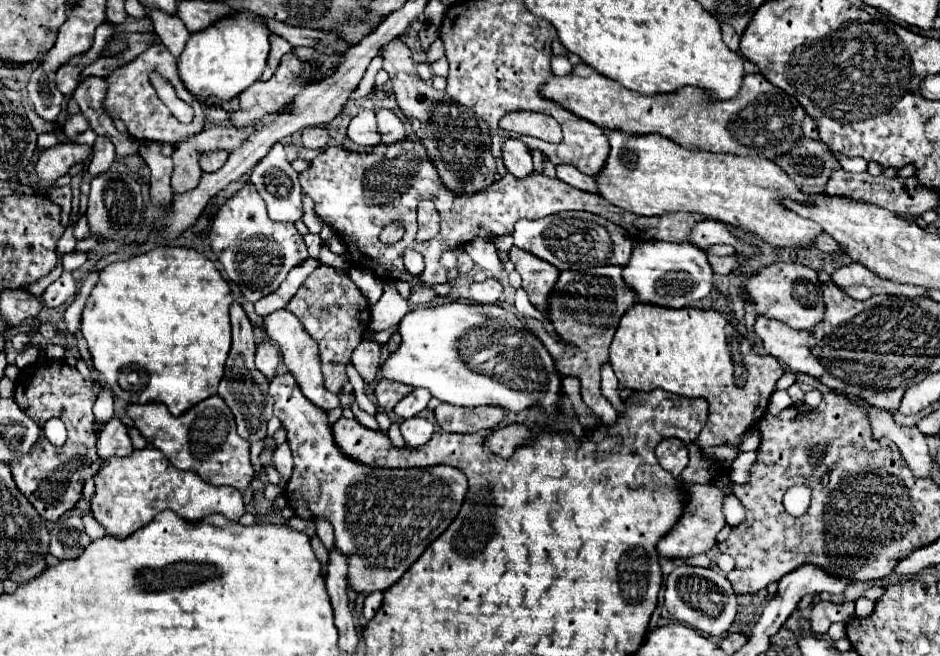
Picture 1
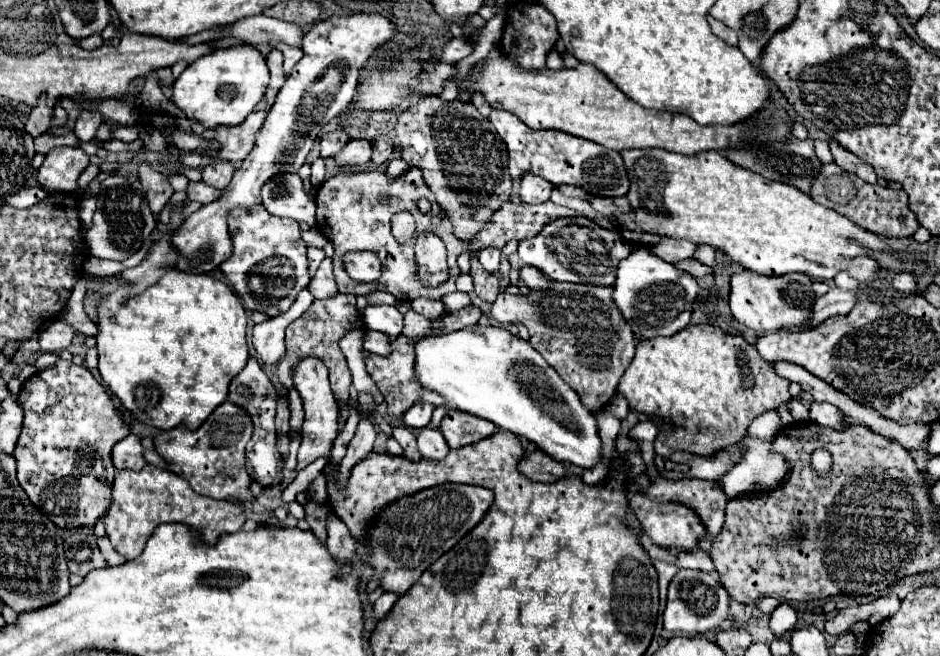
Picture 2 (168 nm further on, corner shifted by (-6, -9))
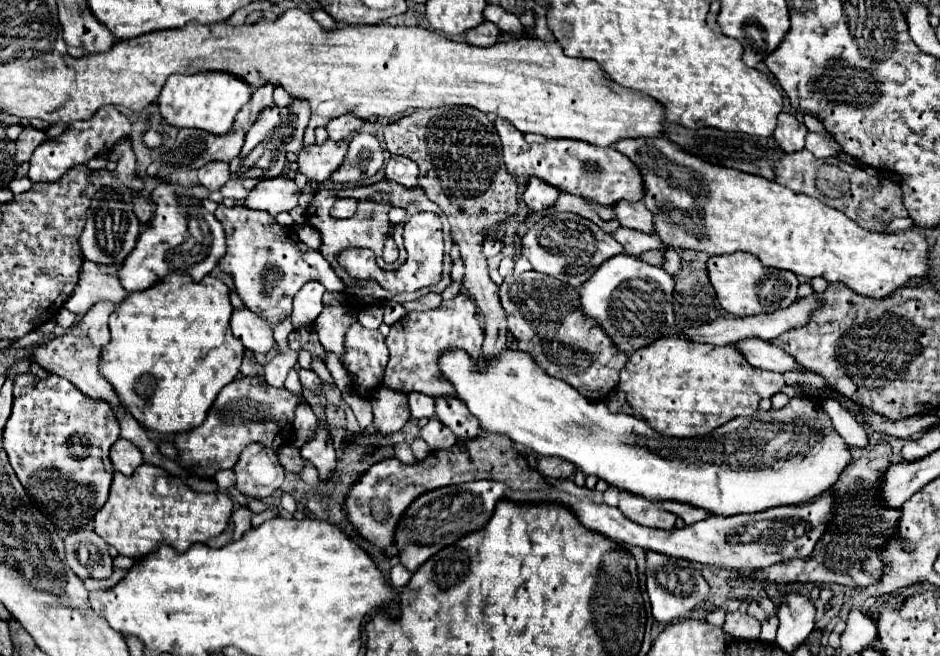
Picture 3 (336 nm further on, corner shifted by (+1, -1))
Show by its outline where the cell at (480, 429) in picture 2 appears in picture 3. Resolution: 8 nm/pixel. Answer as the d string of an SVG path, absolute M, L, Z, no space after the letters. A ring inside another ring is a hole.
M458 397L436 399L436 417L456 435L458 441L468 441L478 437L480 423L470 413L466 403Z

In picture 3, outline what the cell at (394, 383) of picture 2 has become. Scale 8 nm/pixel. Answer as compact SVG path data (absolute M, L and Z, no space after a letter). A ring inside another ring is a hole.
M458 293L450 301L442 301L440 307L426 311L426 313L406 313L400 321L396 321L390 327L390 333L386 337L386 345L390 349L390 361L384 369L382 385L392 387L400 393L424 393L428 397L440 397L440 395L456 395L454 387L440 375L436 363L440 357L440 351L448 347L460 347L468 351L474 359L480 357L484 335L476 319L476 303L466 293Z

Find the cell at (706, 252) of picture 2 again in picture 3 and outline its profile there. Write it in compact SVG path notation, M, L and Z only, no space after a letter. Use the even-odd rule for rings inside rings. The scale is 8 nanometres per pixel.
M666 249L664 251L664 267L670 275L674 275L680 269L680 253L676 249Z

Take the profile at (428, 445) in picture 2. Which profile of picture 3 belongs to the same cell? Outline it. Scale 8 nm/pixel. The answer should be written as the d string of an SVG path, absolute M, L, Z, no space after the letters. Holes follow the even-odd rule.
M432 417L422 429L420 429L420 437L428 443L428 447L432 451L438 449L448 449L456 443L456 437L452 435L452 431L448 431L436 417Z

